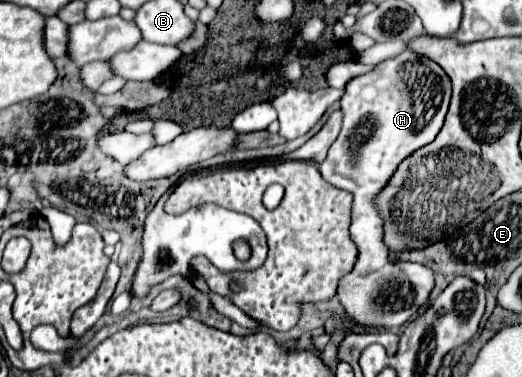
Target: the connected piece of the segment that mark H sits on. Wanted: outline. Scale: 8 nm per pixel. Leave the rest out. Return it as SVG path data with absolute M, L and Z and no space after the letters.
M404 50L400 56L378 64L374 72L350 80L340 100L344 124L318 168L324 180L354 196L350 238L358 248L358 260L352 272L338 282L338 300L358 326L398 328L418 312L434 288L434 276L428 266L392 258L384 244L384 220L374 200L400 162L438 136L448 114L450 94L450 78L436 62Z

